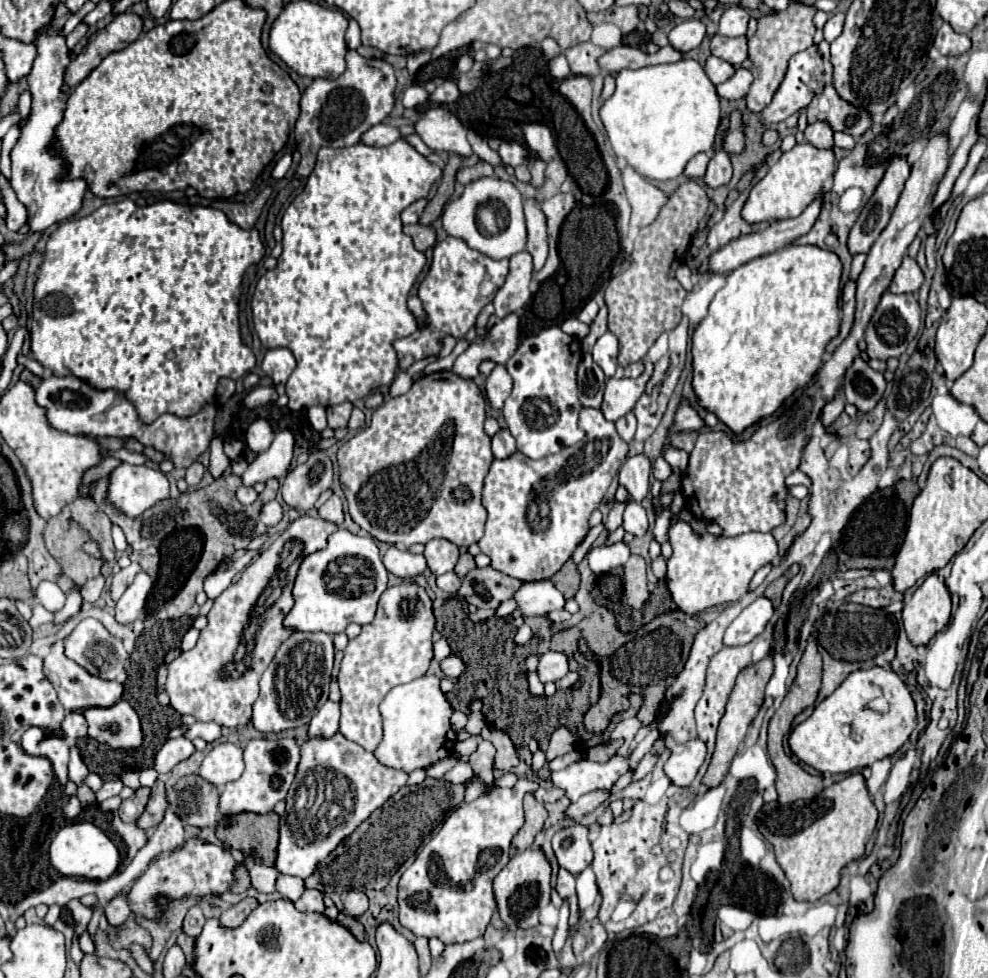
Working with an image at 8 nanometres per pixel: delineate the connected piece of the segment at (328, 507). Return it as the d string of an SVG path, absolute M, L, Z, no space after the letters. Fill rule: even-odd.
M331 495L325 505L319 509L319 517L323 521L329 521L329 523L335 523L335 525L341 525L343 523L343 509L341 509L341 499L337 495Z

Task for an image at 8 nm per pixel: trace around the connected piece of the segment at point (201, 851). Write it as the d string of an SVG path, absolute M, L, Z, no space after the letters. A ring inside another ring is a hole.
M189 839L185 841L185 845L169 855L157 857L155 861L149 863L149 867L141 873L141 877L137 879L137 883L133 885L131 893L125 897L115 897L109 903L103 905L103 911L109 919L111 925L121 925L123 919L129 913L139 913L143 917L159 917L159 907L155 903L155 899L159 895L165 895L169 899L177 899L183 895L195 897L195 895L211 895L211 893L223 893L225 889L231 887L233 879L233 869L235 869L237 861L231 855L231 851L227 847L219 847L219 845L211 845L211 843L203 843L201 839Z

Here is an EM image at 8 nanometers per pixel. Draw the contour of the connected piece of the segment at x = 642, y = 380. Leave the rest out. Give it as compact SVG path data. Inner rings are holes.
M647 363L647 369L637 379L625 379L625 377L623 379L617 379L617 377L607 379L605 399L601 405L601 411L607 421L617 421L619 417L627 415L635 407L637 399L645 391L645 383L649 381L651 373L653 373L653 363Z

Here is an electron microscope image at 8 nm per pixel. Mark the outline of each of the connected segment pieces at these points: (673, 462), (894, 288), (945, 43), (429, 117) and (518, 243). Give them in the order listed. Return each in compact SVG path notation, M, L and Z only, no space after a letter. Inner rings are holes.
M667 449L667 451L663 453L663 459L671 465L673 473L685 473L689 455L687 455L685 451L681 451L681 449Z
M905 257L901 267L895 271L889 291L891 293L915 293L915 291L919 291L921 283L923 283L923 271L915 263L915 259Z
M943 23L941 29L935 35L935 47L939 49L941 55L961 55L971 49L971 39L967 35L955 33L949 23Z
M433 107L423 113L415 131L433 151L457 153L463 157L473 153L467 141L467 127L463 127L463 123L443 107Z
M483 177L465 185L461 197L453 199L443 211L443 229L451 237L465 239L475 251L485 253L491 259L513 257L525 249L527 229L523 215L523 197L511 181L499 177Z

